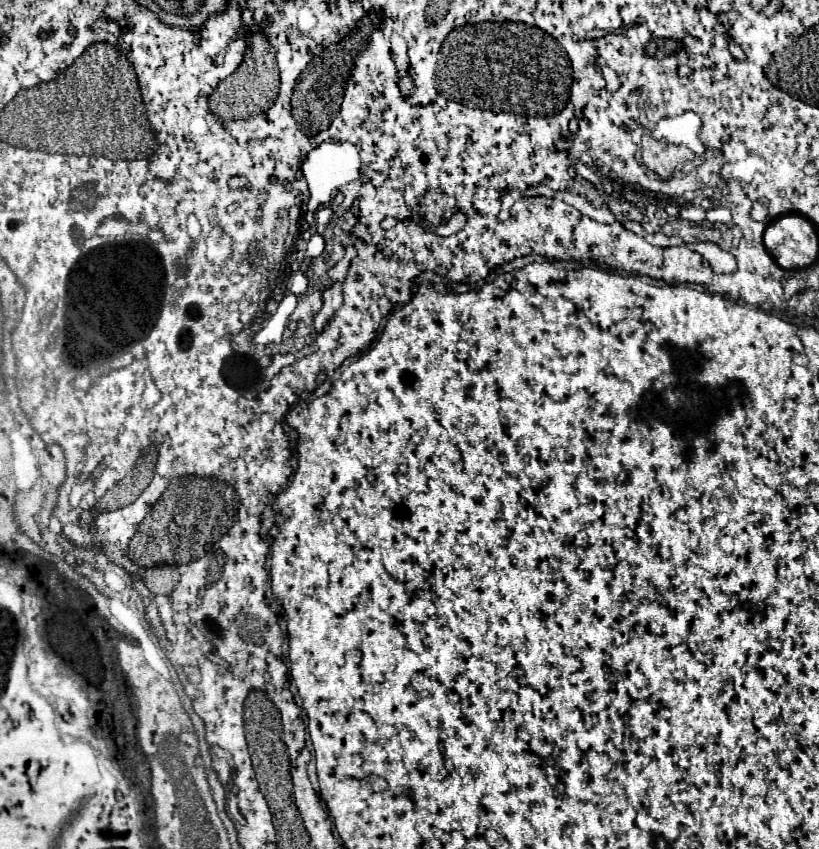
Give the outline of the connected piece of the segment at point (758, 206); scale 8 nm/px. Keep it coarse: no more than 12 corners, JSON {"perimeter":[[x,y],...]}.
{"perimeter":[[766,199],[754,203],[751,217],[758,222],[769,220]]}

